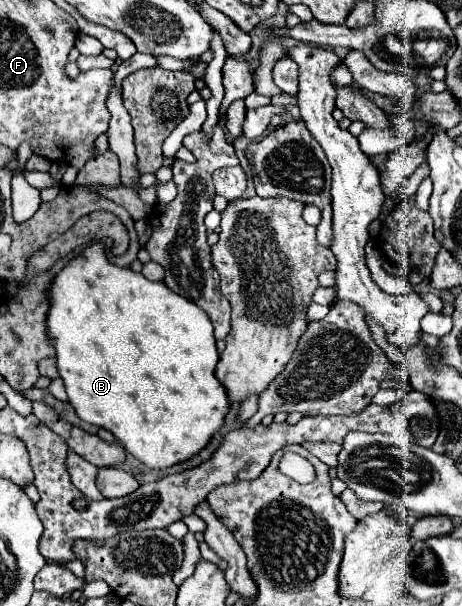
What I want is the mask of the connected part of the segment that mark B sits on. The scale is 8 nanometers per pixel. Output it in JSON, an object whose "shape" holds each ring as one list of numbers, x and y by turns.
{"shape":[[94,243,84,249,84,253,76,255,72,261,66,263,66,267,52,279,52,285,46,291,48,295,48,313,46,313,46,335,50,337,50,343,54,345,56,351,56,369,60,379,64,381,68,399,72,407,78,411,76,415,92,425,104,427,114,433,114,437,126,447,130,455,134,455,138,461,152,469,164,469,174,463,180,463,194,453,198,453,206,443,210,441,212,433,218,431,224,423,224,417,228,413,228,399,224,387,216,381,214,377,214,367,218,363,218,351,216,351,216,339,214,339,214,325,212,321,204,315,204,311,196,305,192,305,188,299,172,293,162,281,148,281,142,273,134,273,132,269,118,267,108,261,106,257,106,245,104,243]]}

